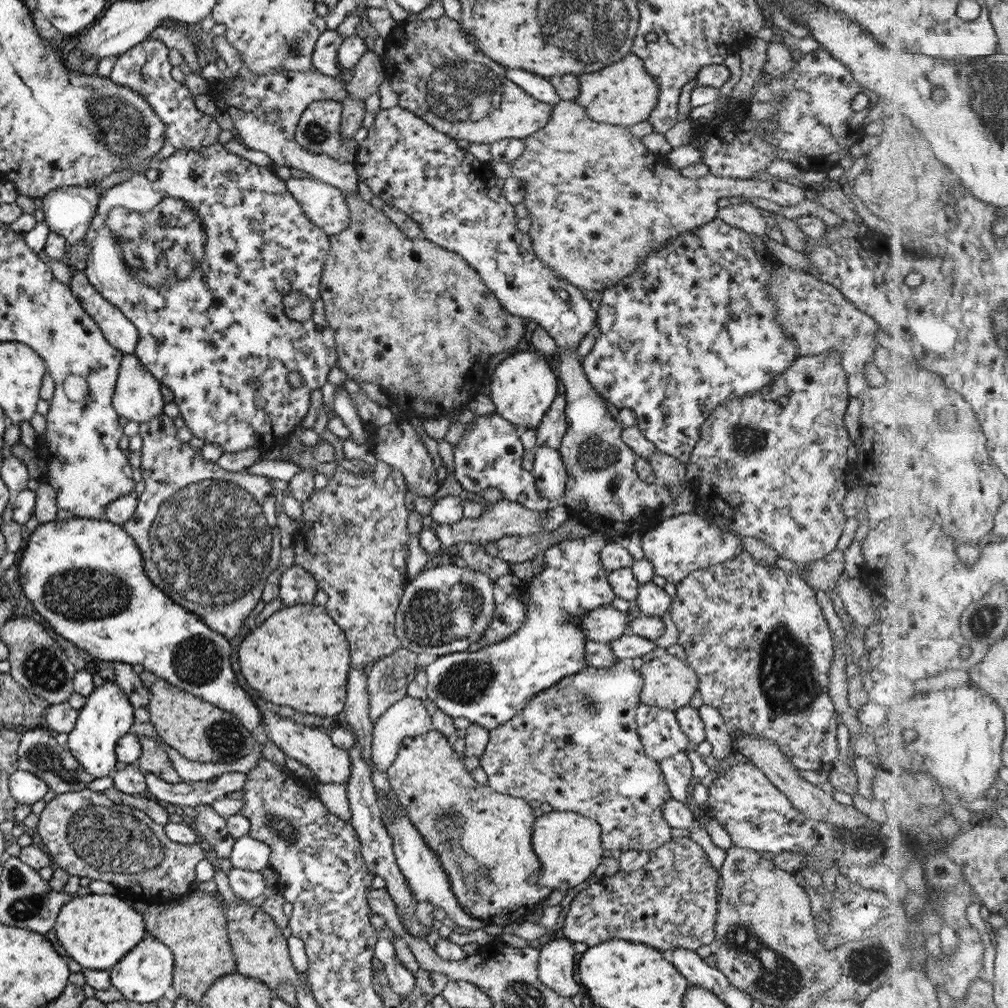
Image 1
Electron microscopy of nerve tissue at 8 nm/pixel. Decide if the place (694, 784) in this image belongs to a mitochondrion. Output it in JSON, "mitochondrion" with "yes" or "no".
{"mitochondrion":"no"}

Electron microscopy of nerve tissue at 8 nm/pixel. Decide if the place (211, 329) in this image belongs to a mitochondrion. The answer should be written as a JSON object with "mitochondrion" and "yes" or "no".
{"mitochondrion":"no"}

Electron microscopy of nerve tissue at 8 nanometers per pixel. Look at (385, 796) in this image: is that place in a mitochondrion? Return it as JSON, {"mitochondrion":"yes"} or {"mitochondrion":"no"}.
{"mitochondrion":"no"}

